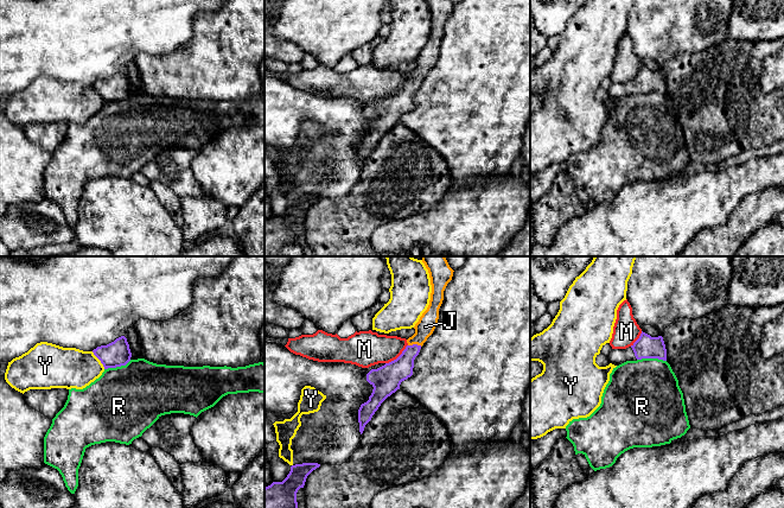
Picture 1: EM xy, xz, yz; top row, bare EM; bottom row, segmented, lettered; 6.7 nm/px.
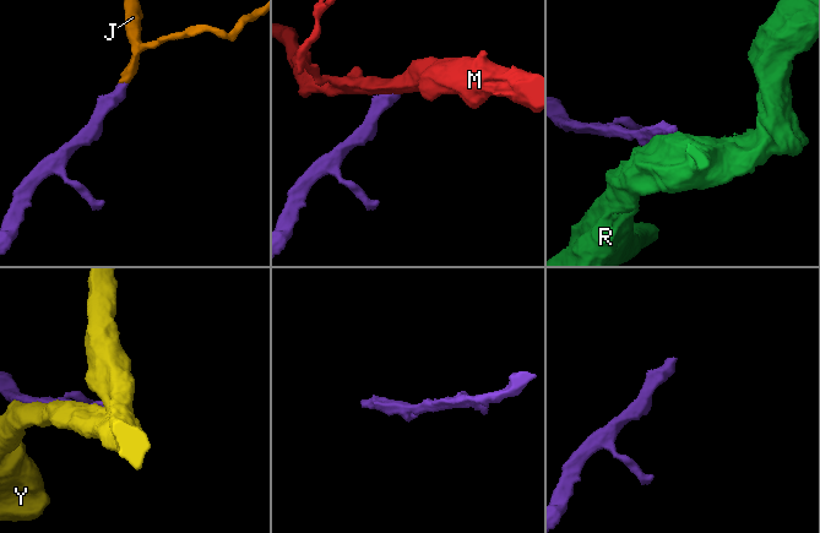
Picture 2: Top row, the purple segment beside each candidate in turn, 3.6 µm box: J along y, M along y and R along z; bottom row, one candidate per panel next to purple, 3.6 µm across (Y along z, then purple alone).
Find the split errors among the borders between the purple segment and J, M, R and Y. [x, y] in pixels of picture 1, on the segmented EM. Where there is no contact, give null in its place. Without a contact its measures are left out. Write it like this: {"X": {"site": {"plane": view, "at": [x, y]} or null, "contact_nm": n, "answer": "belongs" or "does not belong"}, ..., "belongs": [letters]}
{"J": {"site": {"plane": "xz", "at": [415, 344]}, "contact_nm": 100, "answer": "belongs"}, "M": {"site": {"plane": "xz", "at": [399, 356]}, "contact_nm": 200, "answer": "does not belong"}, "R": {"site": {"plane": "yz", "at": [651, 357]}, "contact_nm": 200, "answer": "does not belong"}, "Y": {"site": {"plane": "xy", "at": [99, 359]}, "contact_nm": 150, "answer": "does not belong"}, "belongs": ["J"]}

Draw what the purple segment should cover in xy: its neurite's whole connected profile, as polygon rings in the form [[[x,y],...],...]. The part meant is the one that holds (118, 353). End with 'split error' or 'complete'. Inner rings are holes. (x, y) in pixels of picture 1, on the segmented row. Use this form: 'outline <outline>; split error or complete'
outline [[[125,336],[107,345],[97,347],[93,353],[101,361],[104,369],[126,366],[132,357],[129,344]]]; complete

